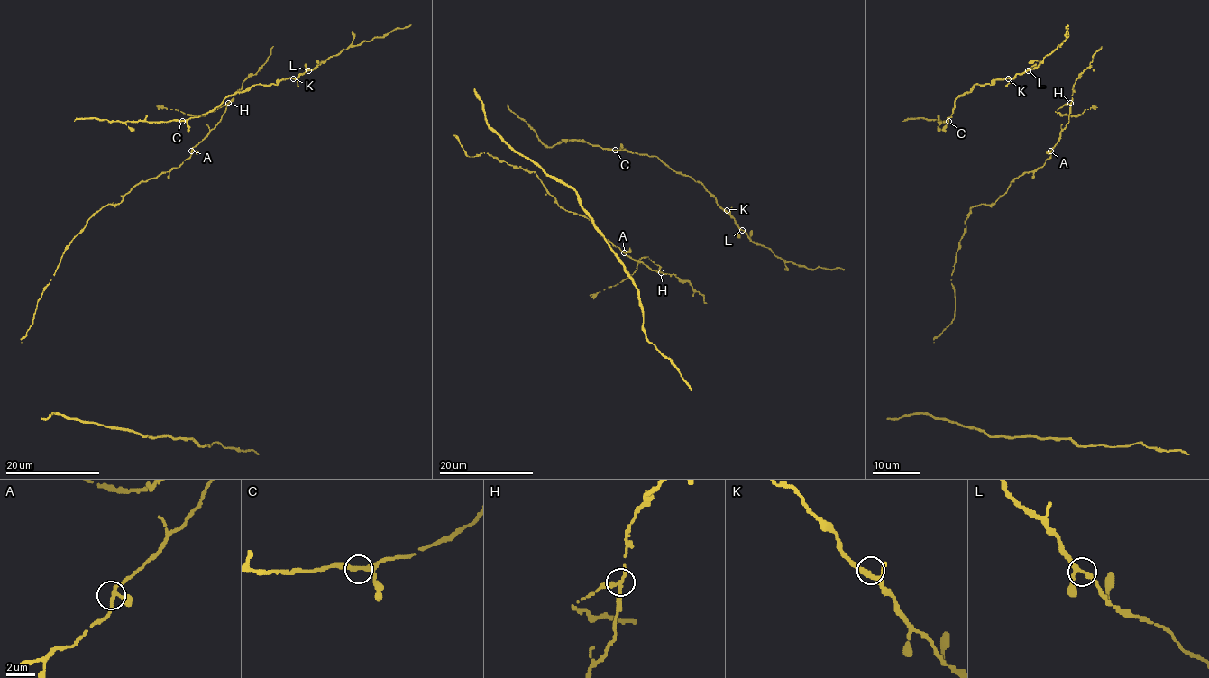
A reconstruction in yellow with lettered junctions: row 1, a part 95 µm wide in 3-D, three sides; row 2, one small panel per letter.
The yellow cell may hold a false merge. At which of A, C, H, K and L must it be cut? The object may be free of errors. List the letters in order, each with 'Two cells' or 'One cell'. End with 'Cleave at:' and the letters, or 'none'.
A: One cell
C: One cell
H: Two cells
K: One cell
L: One cell
Cleave at: H

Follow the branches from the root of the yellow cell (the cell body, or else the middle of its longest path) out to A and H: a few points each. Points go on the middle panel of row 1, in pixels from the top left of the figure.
A: (538, 178), (560, 206), (588, 218), (606, 239), (624, 252)
H: (538, 178), (560, 206), (588, 218), (606, 239), (627, 255), (642, 261), (653, 270), (661, 272)

